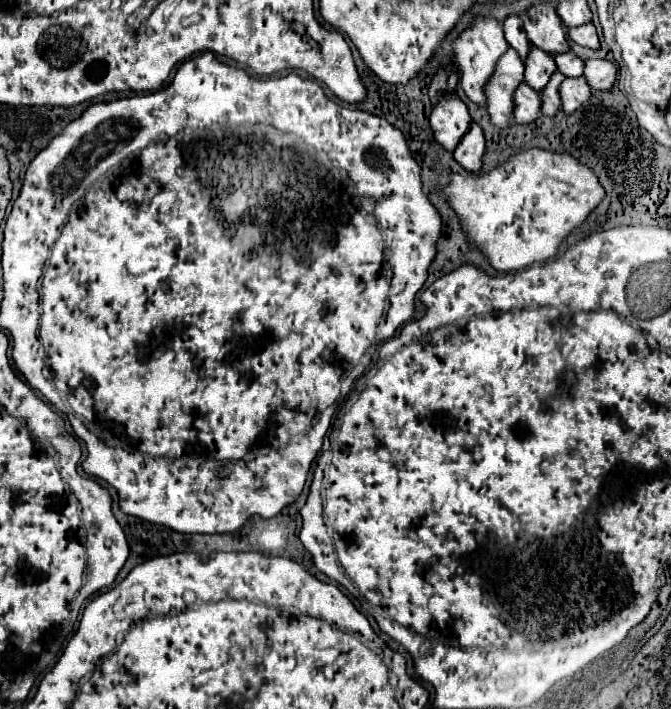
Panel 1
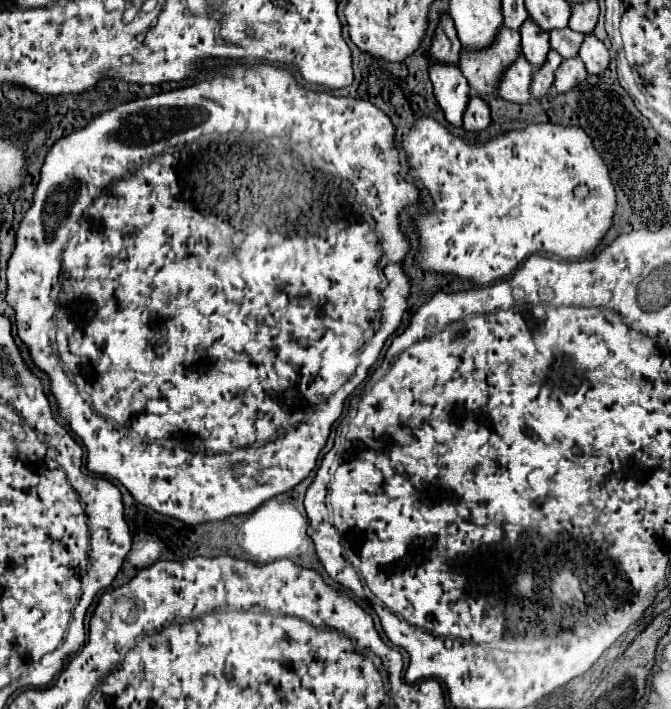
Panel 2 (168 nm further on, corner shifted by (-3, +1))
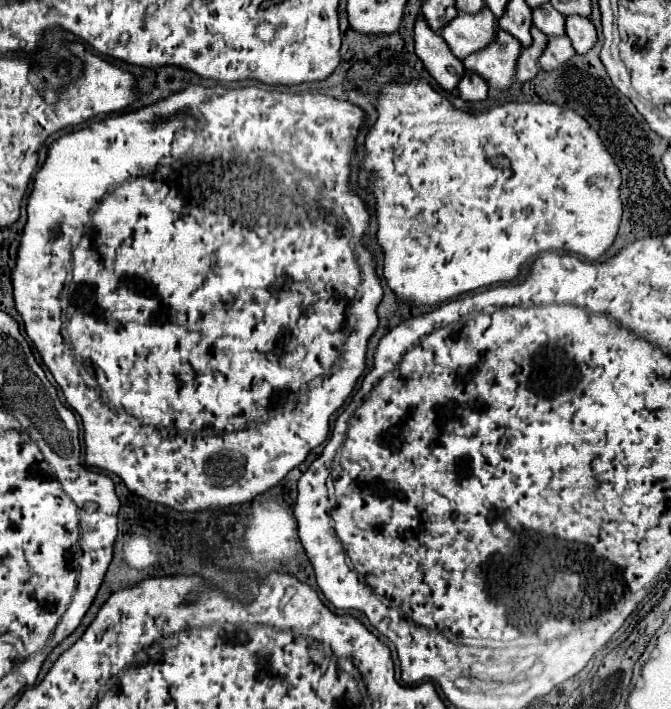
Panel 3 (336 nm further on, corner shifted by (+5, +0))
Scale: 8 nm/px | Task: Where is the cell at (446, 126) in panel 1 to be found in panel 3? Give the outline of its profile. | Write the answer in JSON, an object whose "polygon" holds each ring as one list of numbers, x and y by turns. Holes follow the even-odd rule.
{"polygon":[[420,16,414,28,414,42,416,42,416,56,422,60,428,74,438,82,438,86,454,94,460,84,460,76,466,72,464,64,450,52,448,44,438,32,432,32,424,18]]}

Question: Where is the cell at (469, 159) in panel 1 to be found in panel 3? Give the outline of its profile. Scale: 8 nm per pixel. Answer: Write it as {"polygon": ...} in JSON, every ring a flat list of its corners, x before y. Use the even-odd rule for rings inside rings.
{"polygon":[[466,72,466,76,458,84,458,92,466,102,482,102,488,98,488,84,480,76]]}

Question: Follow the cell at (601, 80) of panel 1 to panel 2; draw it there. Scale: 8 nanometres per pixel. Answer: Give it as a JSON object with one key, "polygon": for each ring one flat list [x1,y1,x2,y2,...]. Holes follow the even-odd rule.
{"polygon":[[586,33,584,35,584,41,580,45,578,55,584,61,588,73,600,73,600,71,604,71,608,67,608,61,610,61,606,45,594,33]]}

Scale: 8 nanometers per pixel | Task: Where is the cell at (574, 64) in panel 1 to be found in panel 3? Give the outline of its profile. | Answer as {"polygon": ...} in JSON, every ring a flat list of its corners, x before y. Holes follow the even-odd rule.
{"polygon":[[544,4,542,8,536,8,532,12,532,20,534,26,540,28,540,32,544,32,548,38,552,36,564,36,564,16,560,16,560,12,556,12,552,8,552,4]]}

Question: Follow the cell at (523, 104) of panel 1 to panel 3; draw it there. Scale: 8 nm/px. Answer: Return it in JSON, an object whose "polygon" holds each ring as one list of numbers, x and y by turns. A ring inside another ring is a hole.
{"polygon":[[504,30,498,32,496,42,492,42,488,48,468,56,464,60,466,70,476,72,478,76,484,76,488,80,488,86,502,92,512,86,514,74,516,74,516,60,520,58,522,44,506,34]]}

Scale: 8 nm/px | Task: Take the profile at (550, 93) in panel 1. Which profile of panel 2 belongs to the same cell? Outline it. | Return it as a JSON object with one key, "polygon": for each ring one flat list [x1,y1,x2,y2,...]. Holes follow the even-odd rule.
{"polygon":[[550,49,544,65,534,69,532,83,530,83,530,95,532,97,546,97,548,95,548,89,550,89,550,85,554,81,554,73,556,73,560,63,562,63,562,57,556,51]]}

